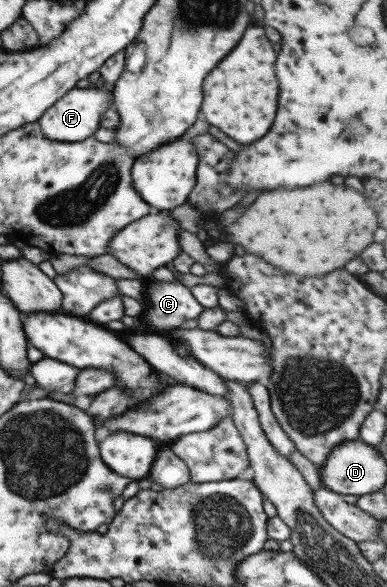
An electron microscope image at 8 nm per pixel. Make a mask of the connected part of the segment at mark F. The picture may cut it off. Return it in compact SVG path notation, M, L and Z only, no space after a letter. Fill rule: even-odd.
M75 86L68 90L61 98L55 101L38 118L41 134L47 140L55 142L80 142L91 137L98 130L99 119L112 104L112 90L98 89L95 87Z

